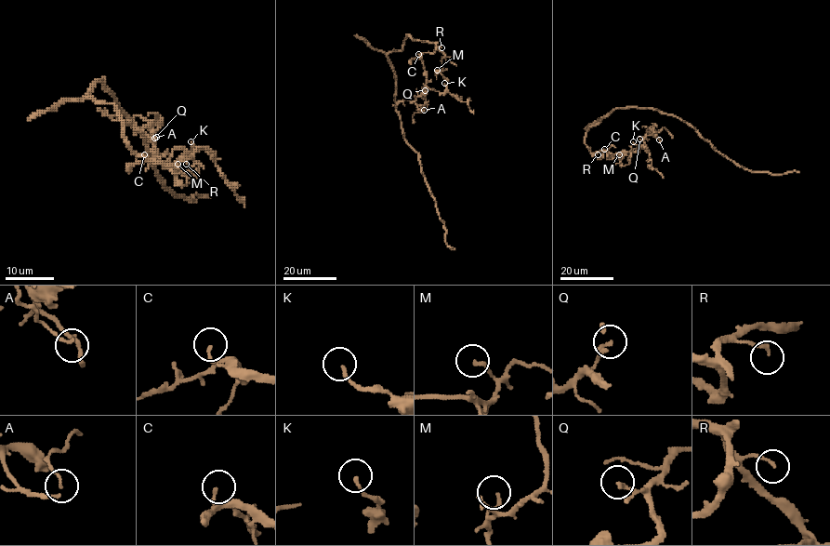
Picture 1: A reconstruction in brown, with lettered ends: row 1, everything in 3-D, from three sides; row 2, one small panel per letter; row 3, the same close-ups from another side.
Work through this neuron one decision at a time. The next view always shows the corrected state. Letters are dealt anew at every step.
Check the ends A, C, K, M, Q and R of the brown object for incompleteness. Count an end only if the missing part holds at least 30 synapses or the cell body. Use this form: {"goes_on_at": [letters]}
{"goes_on_at": []}

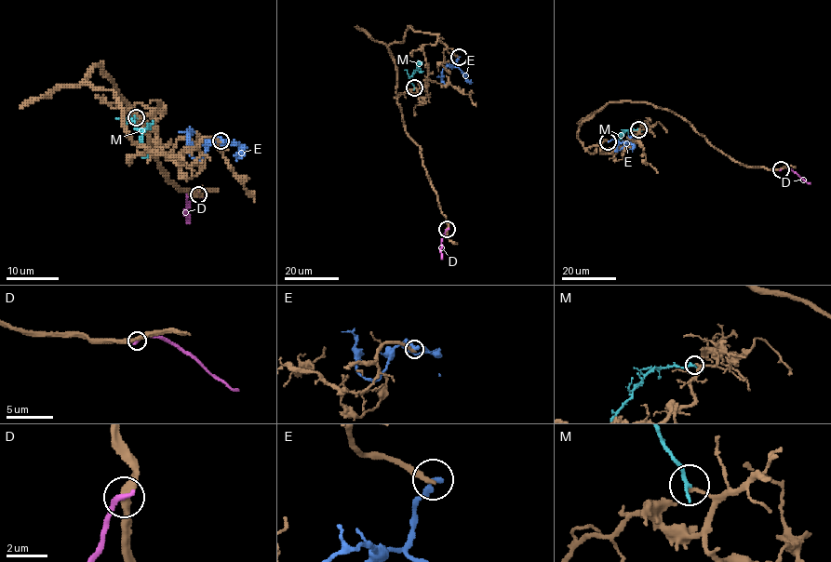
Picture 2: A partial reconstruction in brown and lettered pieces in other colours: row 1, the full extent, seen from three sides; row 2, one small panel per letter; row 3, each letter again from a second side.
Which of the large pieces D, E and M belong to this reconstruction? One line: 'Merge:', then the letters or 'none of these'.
Merge: M

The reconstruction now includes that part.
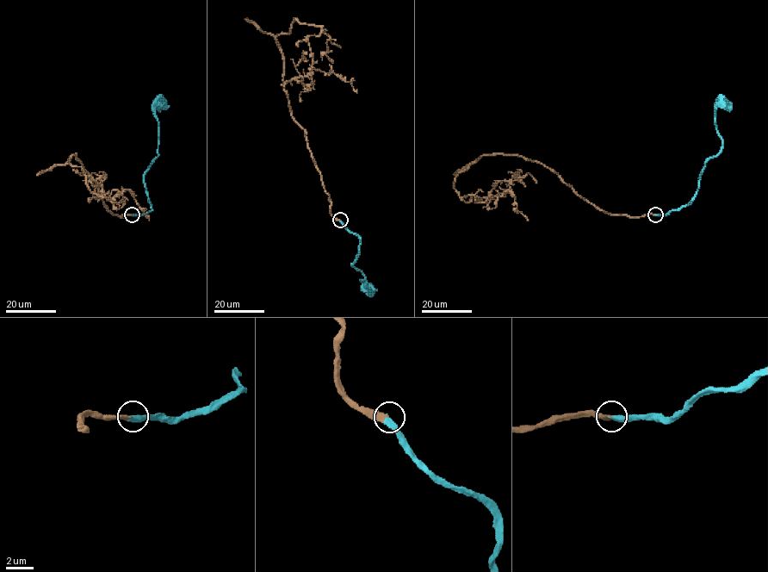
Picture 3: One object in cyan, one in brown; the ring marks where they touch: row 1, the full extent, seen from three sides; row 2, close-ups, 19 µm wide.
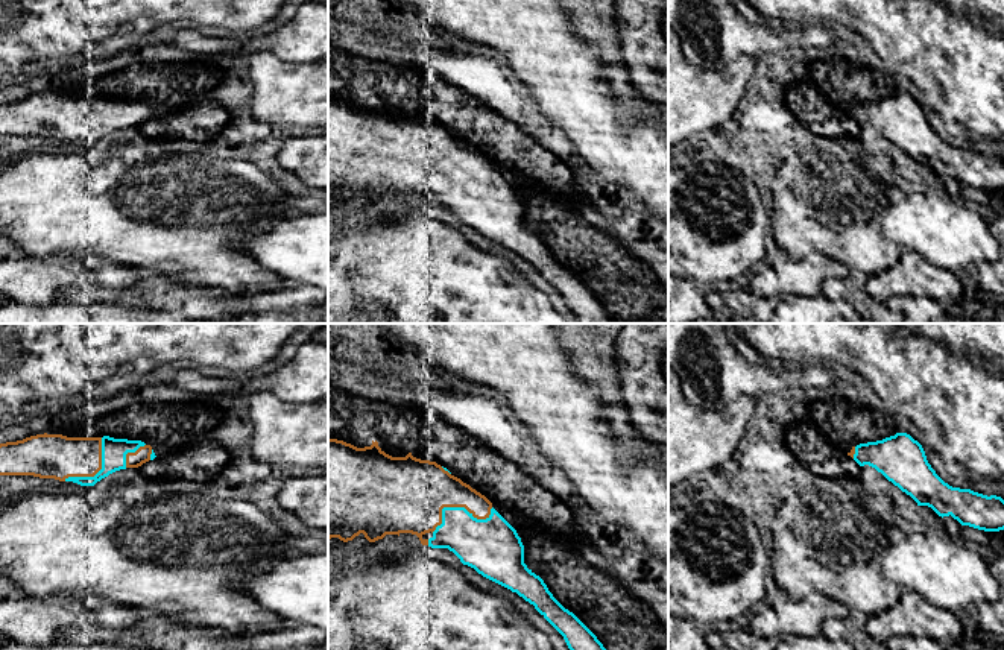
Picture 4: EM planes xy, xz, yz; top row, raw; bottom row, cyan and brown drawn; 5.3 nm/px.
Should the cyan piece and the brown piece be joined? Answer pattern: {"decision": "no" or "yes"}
{"decision": "yes"}

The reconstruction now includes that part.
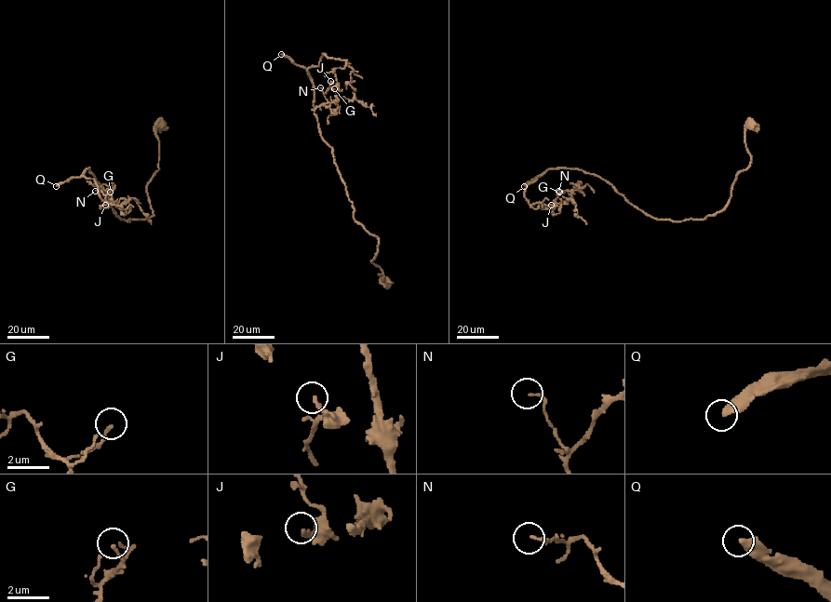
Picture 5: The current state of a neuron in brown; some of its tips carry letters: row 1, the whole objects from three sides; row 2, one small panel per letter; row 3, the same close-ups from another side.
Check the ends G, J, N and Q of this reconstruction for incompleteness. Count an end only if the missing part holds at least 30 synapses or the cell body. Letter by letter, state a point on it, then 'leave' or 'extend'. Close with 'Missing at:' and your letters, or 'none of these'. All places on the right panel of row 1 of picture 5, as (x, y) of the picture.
G: at (559, 192); leave
J: at (551, 205); leave
N: at (558, 191); leave
Q: at (524, 186); extend
Missing at: Q

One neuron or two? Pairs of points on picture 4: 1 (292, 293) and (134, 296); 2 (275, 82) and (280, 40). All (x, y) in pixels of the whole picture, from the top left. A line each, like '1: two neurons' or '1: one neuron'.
1: one neuron
2: two neurons

